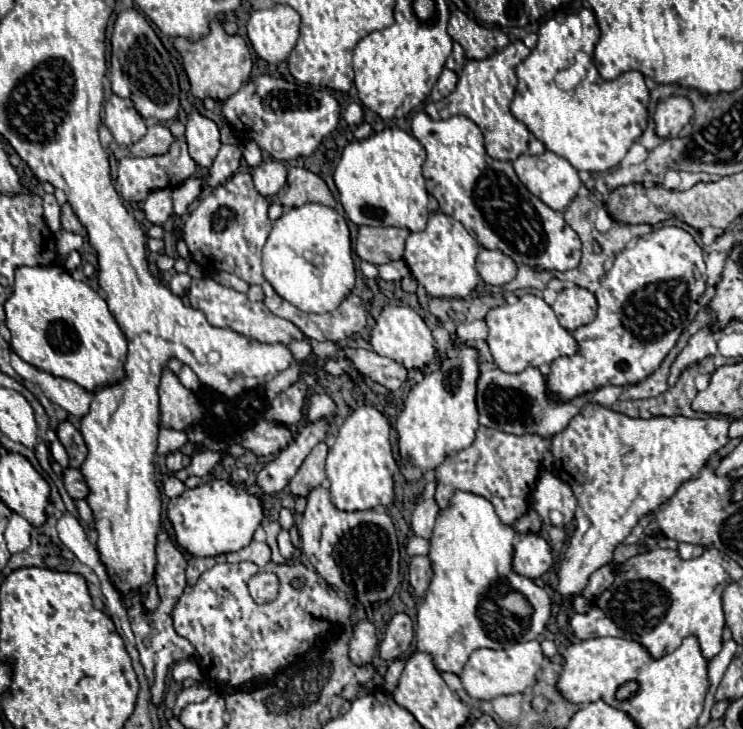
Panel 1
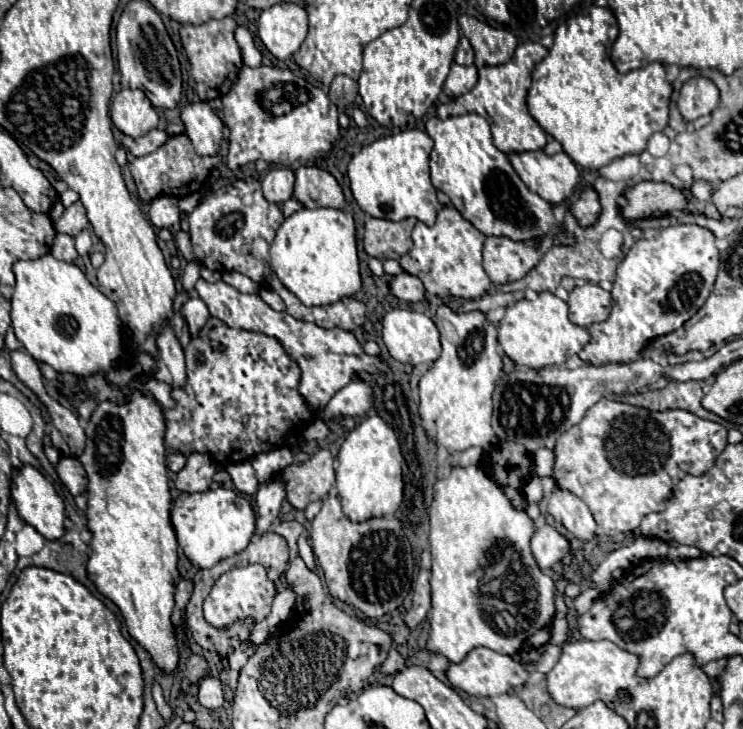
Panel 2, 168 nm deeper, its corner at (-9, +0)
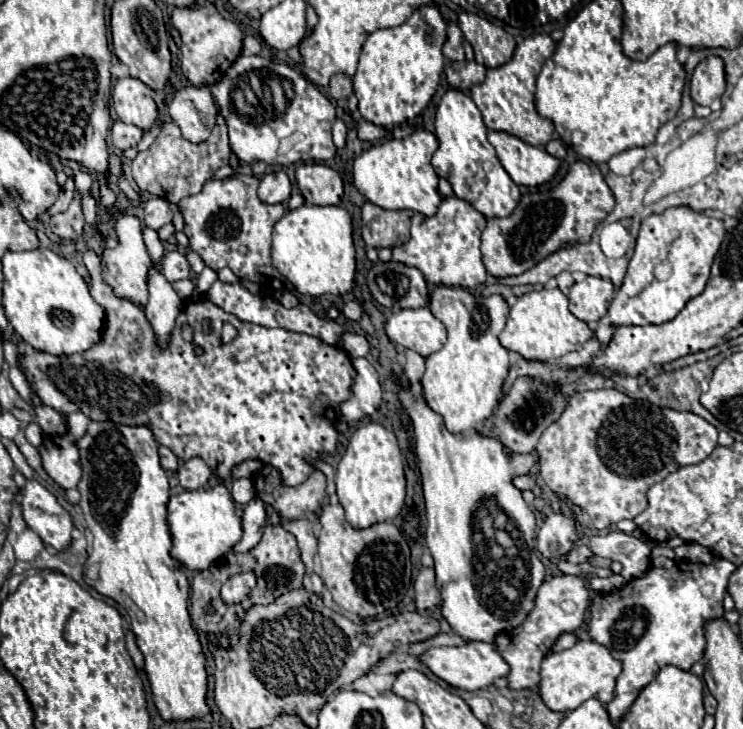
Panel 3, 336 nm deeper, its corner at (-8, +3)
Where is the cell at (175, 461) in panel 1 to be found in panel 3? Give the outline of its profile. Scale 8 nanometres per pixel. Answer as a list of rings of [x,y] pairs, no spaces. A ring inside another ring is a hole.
[[[160,447],[160,463],[166,471],[176,471],[178,469],[178,457],[168,449],[168,447]]]

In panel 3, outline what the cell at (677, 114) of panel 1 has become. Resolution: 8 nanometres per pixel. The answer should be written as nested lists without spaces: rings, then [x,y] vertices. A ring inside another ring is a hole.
[[[706,57],[698,63],[690,79],[690,97],[696,105],[710,107],[712,101],[720,99],[726,89],[724,63],[720,57]]]

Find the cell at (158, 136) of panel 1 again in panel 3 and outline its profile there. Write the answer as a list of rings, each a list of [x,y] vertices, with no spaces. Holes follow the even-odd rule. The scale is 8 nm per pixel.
[[[114,121],[112,125],[112,141],[118,149],[126,151],[130,147],[136,147],[142,139],[142,129],[134,127],[134,125],[126,125],[122,121]]]

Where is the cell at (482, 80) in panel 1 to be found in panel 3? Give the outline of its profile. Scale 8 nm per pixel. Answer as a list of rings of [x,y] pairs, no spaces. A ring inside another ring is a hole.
[[[532,35],[526,37],[514,51],[514,57],[500,67],[488,69],[484,83],[472,87],[472,99],[478,105],[478,109],[484,115],[484,123],[490,131],[504,131],[508,135],[514,135],[534,147],[544,147],[552,135],[554,125],[552,121],[540,117],[534,107],[536,77],[542,69],[542,63],[554,53],[554,41],[550,35]]]

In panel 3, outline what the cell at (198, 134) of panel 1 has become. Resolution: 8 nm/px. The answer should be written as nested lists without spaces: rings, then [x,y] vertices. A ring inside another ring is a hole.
[[[184,87],[170,101],[168,113],[190,143],[202,143],[216,125],[218,109],[208,87]]]

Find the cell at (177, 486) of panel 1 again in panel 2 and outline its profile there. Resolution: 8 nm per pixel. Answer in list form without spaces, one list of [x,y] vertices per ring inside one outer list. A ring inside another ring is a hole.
[[[191,454],[187,464],[177,474],[177,490],[181,492],[205,492],[213,482],[213,474],[217,472],[215,462],[207,454]]]

